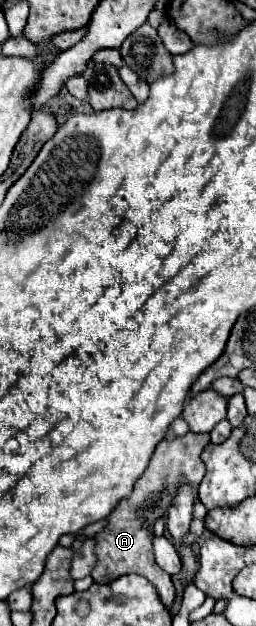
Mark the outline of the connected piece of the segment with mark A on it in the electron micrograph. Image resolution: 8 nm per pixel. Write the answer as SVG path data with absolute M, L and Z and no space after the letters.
M194 432L160 442L160 446L154 450L150 458L146 472L136 480L132 494L116 506L116 510L108 516L106 528L94 536L96 540L94 554L98 558L96 566L92 568L94 582L108 584L124 574L136 572L154 584L164 606L170 606L174 602L176 590L174 590L172 578L156 564L154 554L152 554L152 540L154 540L152 526L156 520L160 520L170 510L182 484L190 484L194 494L198 494L200 480L206 474L206 466L200 460L200 452L208 444L210 444L210 434L194 434Z

